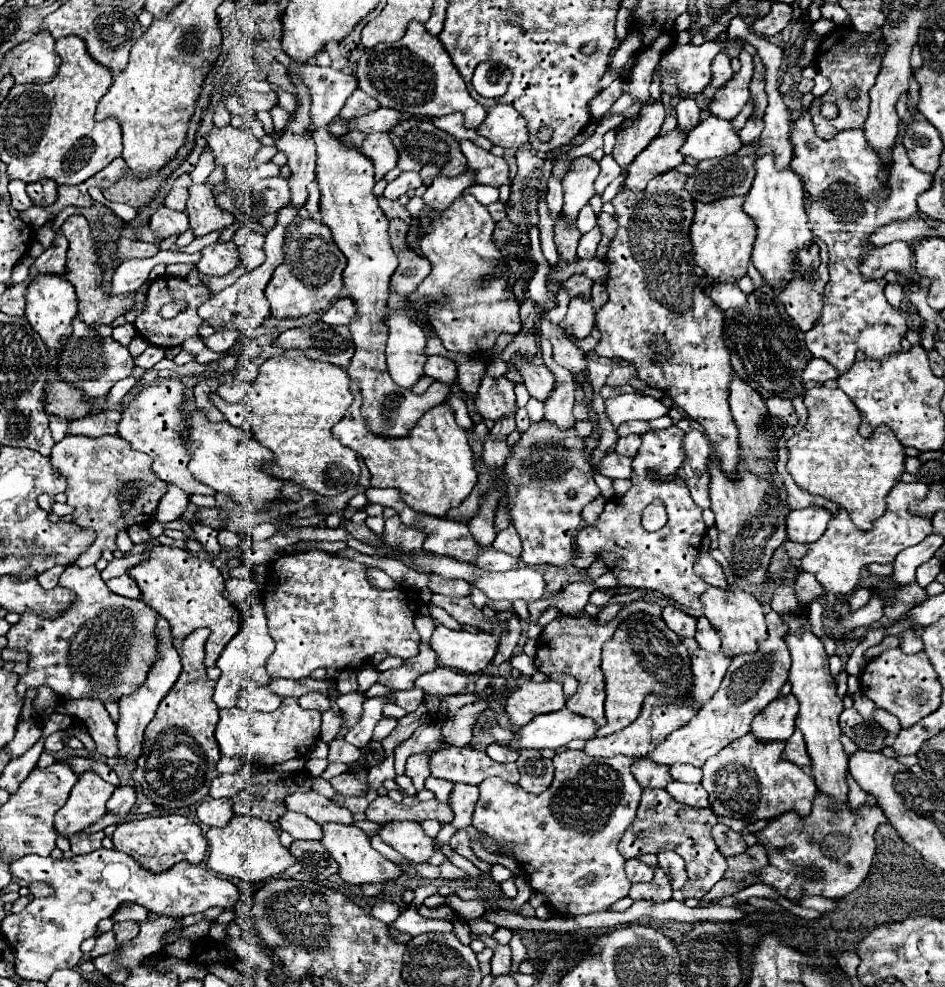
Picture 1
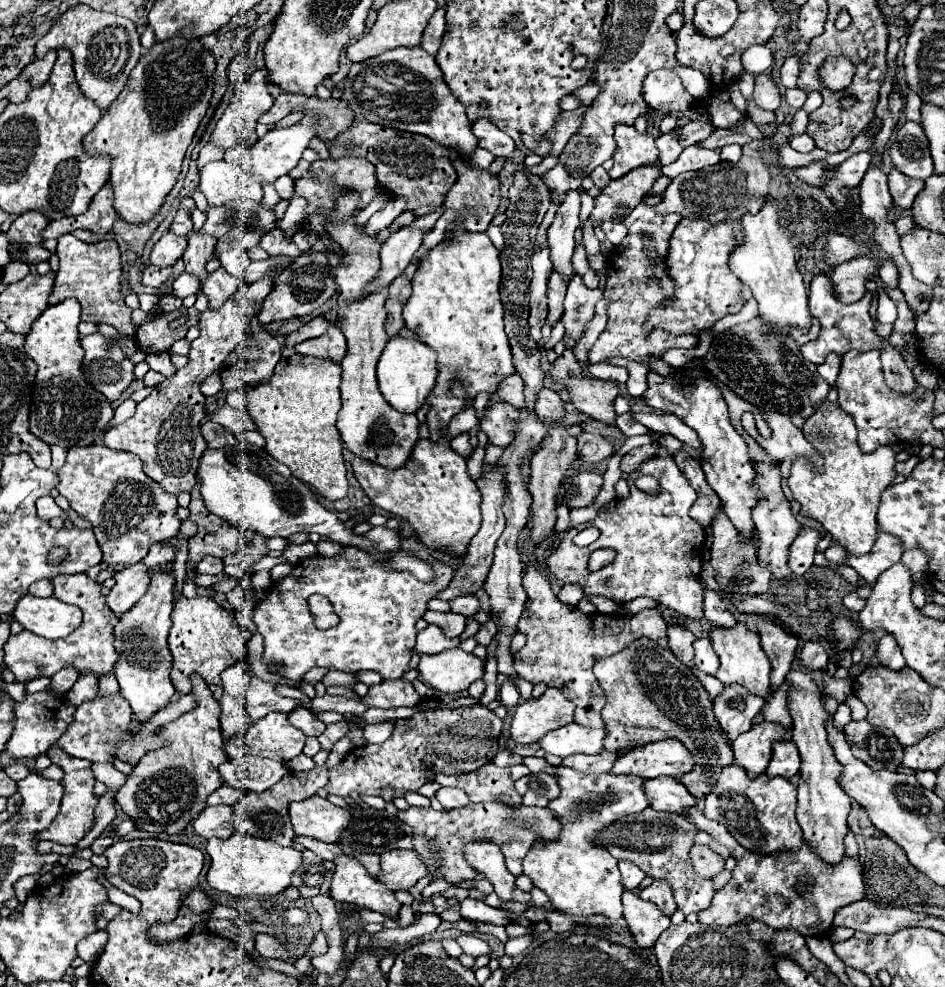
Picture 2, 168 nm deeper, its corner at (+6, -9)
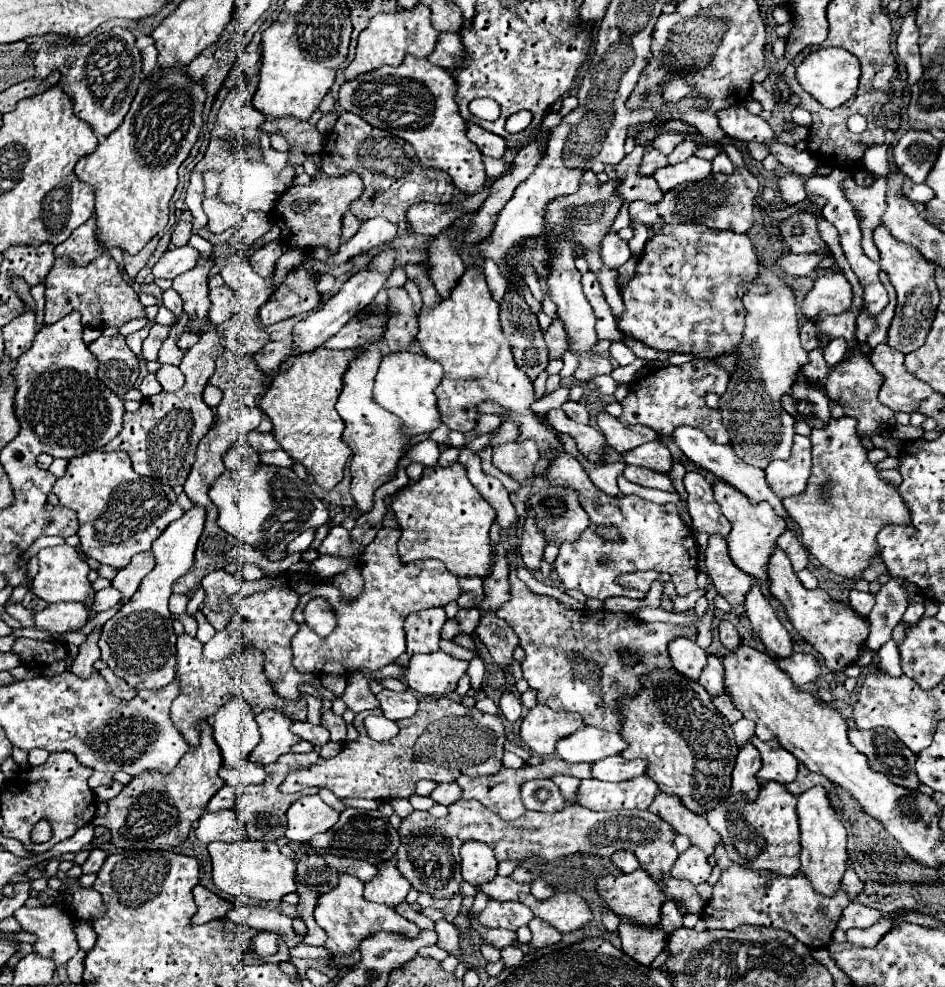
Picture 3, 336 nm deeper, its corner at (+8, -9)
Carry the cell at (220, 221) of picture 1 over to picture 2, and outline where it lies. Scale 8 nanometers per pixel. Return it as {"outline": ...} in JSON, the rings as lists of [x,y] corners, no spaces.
{"outline":[[[193,230],[187,234],[187,248],[183,254],[185,270],[191,274],[197,274],[201,280],[207,276],[205,262],[213,256],[217,238],[211,234],[201,234],[201,230]]]}

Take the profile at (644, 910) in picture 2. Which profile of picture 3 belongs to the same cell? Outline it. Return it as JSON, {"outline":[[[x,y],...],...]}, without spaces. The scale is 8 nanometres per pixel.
{"outline":[[[621,920],[619,936],[623,942],[621,950],[641,966],[649,966],[667,944],[663,928],[657,928],[657,932],[639,932],[639,928],[633,928],[633,924],[625,920]]]}

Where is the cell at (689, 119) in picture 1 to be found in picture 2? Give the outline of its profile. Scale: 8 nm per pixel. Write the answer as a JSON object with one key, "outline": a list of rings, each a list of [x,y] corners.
{"outline":[[[671,130],[669,134],[661,134],[661,138],[657,138],[657,148],[659,148],[659,162],[663,166],[675,162],[683,150],[679,144],[677,130]]]}

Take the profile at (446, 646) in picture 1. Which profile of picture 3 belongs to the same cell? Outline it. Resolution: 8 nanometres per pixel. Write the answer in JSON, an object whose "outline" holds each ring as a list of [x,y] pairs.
{"outline":[[[441,650],[433,654],[415,654],[405,666],[405,684],[421,696],[445,696],[455,690],[467,666],[469,662],[455,660]]]}

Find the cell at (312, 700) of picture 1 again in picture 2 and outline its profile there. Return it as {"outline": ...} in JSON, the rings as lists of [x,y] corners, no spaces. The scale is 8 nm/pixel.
{"outline":[[[295,708],[289,714],[291,724],[295,724],[297,728],[301,728],[307,736],[319,736],[325,730],[325,724],[317,718],[317,714],[313,714],[307,708]]]}

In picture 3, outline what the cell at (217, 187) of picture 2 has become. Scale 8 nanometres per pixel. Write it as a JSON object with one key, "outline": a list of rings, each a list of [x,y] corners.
{"outline":[[[217,196],[203,200],[203,208],[209,218],[209,230],[213,234],[223,234],[225,230],[237,226],[245,218],[245,212],[239,210],[239,206],[223,204],[221,200],[217,200]]]}

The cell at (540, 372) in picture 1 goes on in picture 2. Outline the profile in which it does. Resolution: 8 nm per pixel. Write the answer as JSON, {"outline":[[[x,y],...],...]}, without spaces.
{"outline":[[[543,388],[539,390],[539,394],[535,396],[535,414],[551,424],[551,422],[561,422],[565,416],[565,406],[563,400],[559,398],[559,394],[553,388]]]}

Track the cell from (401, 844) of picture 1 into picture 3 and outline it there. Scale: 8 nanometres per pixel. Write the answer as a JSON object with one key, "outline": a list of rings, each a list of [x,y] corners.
{"outline":[[[391,860],[381,864],[377,876],[369,884],[365,884],[363,898],[369,902],[379,902],[379,904],[397,908],[399,904],[405,902],[405,896],[409,890],[411,890],[409,880],[401,876],[401,872],[397,870],[397,864]]]}

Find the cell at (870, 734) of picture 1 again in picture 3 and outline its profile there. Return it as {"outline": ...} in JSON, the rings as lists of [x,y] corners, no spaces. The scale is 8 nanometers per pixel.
{"outline":[[[887,728],[877,730],[851,730],[849,742],[869,758],[875,772],[889,776],[897,786],[917,790],[921,780],[915,772],[917,756],[901,744],[901,740]]]}

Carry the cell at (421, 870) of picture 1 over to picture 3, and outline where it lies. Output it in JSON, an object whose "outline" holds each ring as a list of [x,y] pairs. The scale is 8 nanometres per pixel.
{"outline":[[[497,876],[493,882],[481,886],[483,892],[495,900],[517,900],[517,894],[529,894],[531,882],[515,882],[511,876]]]}

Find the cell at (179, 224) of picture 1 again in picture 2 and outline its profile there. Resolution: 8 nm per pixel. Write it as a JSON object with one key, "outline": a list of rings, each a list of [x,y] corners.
{"outline":[[[167,230],[163,236],[153,244],[151,250],[151,264],[163,268],[163,266],[173,266],[177,258],[181,258],[183,248],[187,246],[187,238],[177,236],[175,232]]]}

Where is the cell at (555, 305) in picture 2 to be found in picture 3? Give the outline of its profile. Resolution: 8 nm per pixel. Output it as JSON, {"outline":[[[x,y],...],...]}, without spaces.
{"outline":[[[559,318],[553,320],[549,330],[545,330],[545,342],[549,348],[549,356],[555,360],[561,360],[563,354],[567,352],[567,336],[565,336],[565,328]]]}

